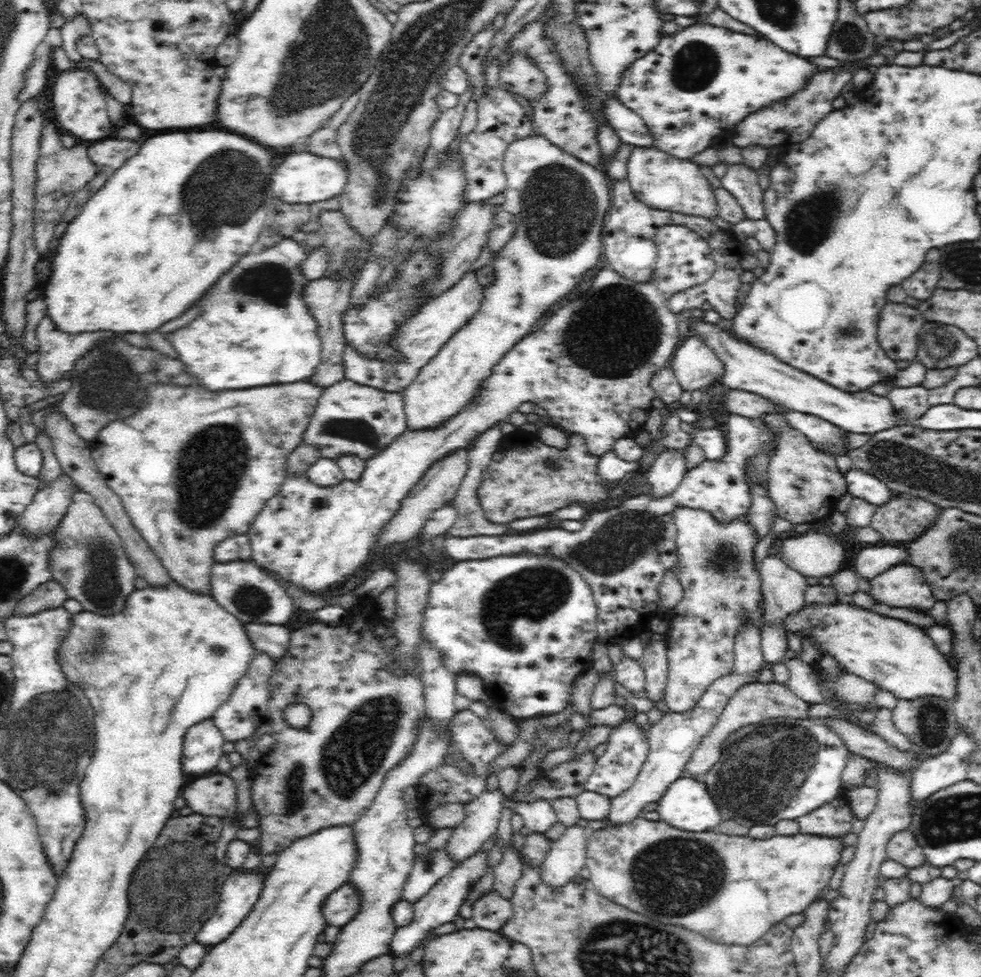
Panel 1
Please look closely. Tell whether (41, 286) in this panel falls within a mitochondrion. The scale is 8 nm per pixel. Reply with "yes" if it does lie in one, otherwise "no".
no

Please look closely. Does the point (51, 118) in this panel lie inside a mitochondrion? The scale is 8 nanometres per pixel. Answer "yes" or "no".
no

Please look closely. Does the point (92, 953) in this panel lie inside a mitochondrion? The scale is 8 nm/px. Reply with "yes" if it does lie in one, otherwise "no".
no

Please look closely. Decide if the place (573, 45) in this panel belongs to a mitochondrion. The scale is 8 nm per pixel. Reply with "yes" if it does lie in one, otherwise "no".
yes

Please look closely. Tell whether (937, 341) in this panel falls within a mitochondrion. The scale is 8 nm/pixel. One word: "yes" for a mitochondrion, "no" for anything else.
yes

